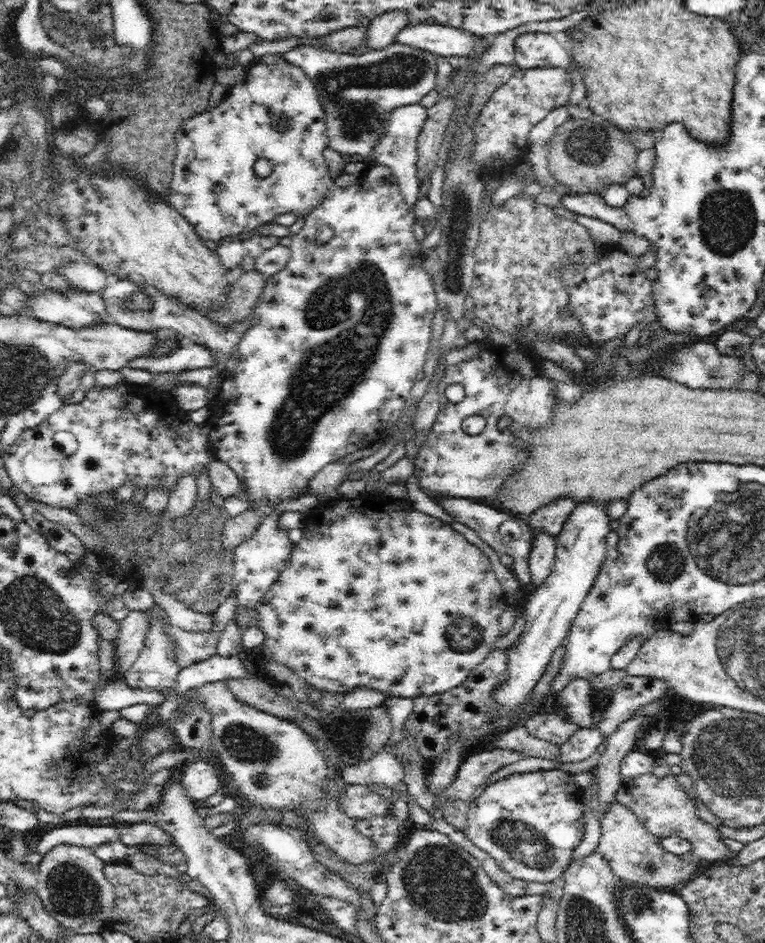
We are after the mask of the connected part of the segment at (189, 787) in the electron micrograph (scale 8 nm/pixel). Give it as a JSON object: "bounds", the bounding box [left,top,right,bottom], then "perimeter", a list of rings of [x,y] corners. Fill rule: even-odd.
{"bounds":[181,759,221,801],"perimeter":[[[193,759],[183,765],[181,779],[185,793],[193,801],[206,800],[216,794],[221,785],[214,764],[207,760]]]}

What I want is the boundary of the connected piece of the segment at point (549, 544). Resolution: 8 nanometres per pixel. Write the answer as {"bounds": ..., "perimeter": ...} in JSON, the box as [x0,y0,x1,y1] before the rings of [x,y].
{"bounds":[528,532,557,586],"perimeter":[[[534,532],[534,540],[529,554],[528,564],[531,572],[532,583],[538,586],[552,572],[555,560],[557,541],[554,537],[542,532]]]}

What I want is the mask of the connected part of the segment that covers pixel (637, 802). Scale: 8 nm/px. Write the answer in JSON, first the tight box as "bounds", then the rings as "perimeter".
{"bounds":[616,771,736,863],"perimeter":[[[651,771],[637,776],[637,778],[624,779],[619,787],[616,800],[632,810],[638,817],[640,824],[649,833],[657,836],[658,840],[670,836],[688,840],[695,860],[724,863],[734,857],[736,852],[730,851],[724,844],[724,837],[721,837],[722,829],[715,828],[696,815],[694,799],[686,794],[686,790],[680,786],[676,778],[677,772],[666,776],[666,778],[657,778]]]}

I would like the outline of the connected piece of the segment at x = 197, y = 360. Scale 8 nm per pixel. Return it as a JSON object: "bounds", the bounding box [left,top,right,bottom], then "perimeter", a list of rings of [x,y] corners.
{"bounds":[127,342,214,375],"perimeter":[[[184,342],[182,346],[178,346],[176,350],[167,355],[157,357],[142,355],[127,362],[127,366],[148,370],[153,375],[158,372],[175,373],[197,368],[210,368],[213,366],[214,359],[213,352],[207,346]]]}

